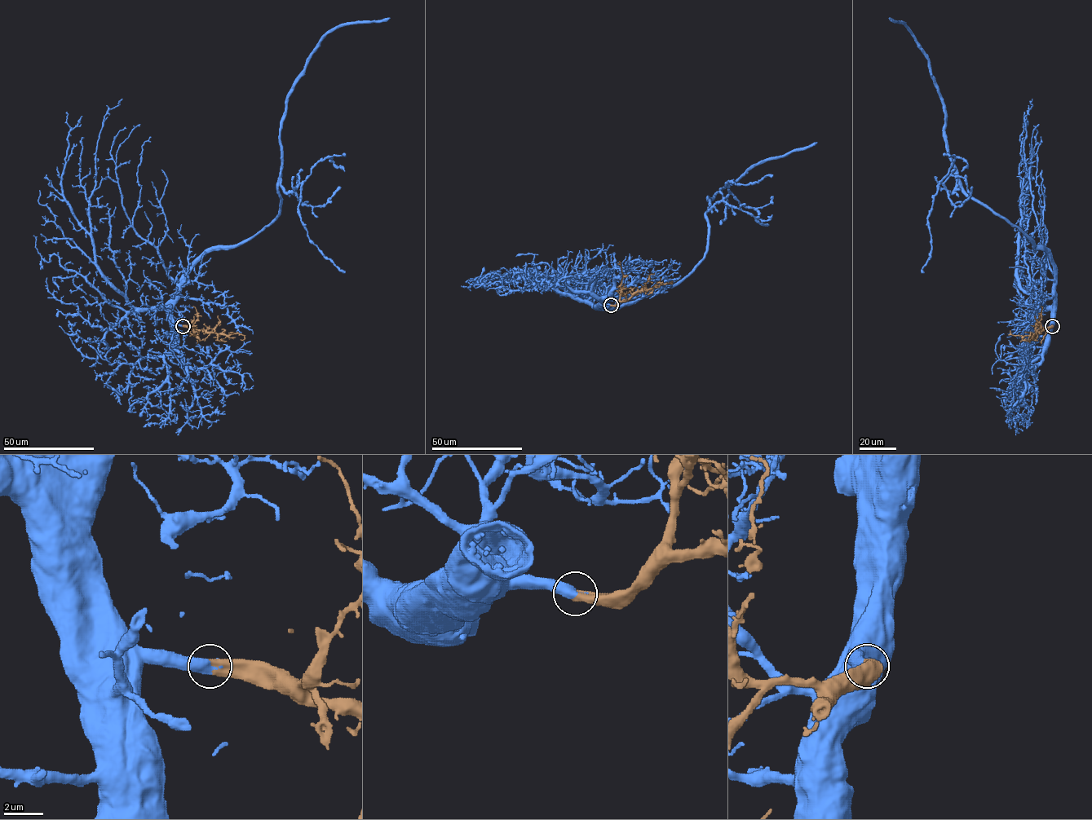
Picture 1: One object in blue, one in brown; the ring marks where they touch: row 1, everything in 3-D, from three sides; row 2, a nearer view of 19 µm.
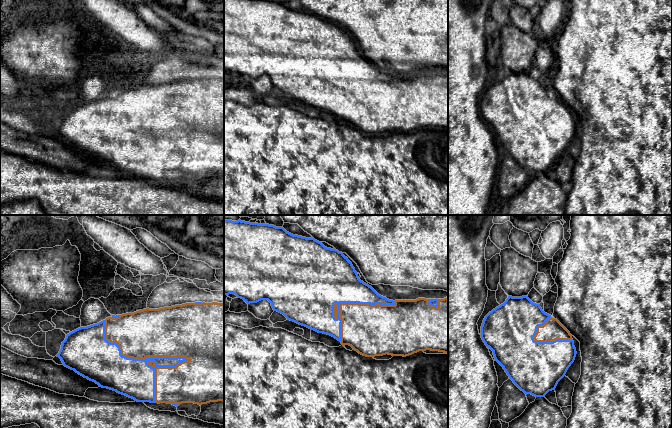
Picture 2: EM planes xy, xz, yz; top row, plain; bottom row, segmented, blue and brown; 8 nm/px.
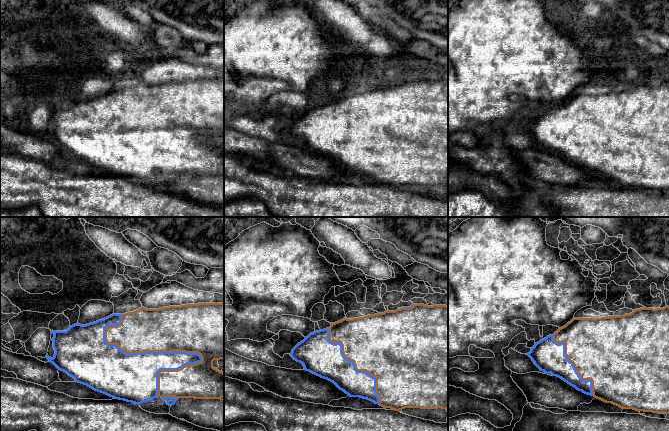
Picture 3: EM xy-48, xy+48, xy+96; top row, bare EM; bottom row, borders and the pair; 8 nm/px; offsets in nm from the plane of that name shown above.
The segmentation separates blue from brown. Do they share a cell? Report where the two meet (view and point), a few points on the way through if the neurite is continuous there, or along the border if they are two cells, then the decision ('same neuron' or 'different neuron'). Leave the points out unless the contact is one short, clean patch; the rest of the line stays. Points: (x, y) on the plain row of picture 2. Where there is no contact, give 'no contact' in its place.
meets blue in xy at (166, 133); same neuron

